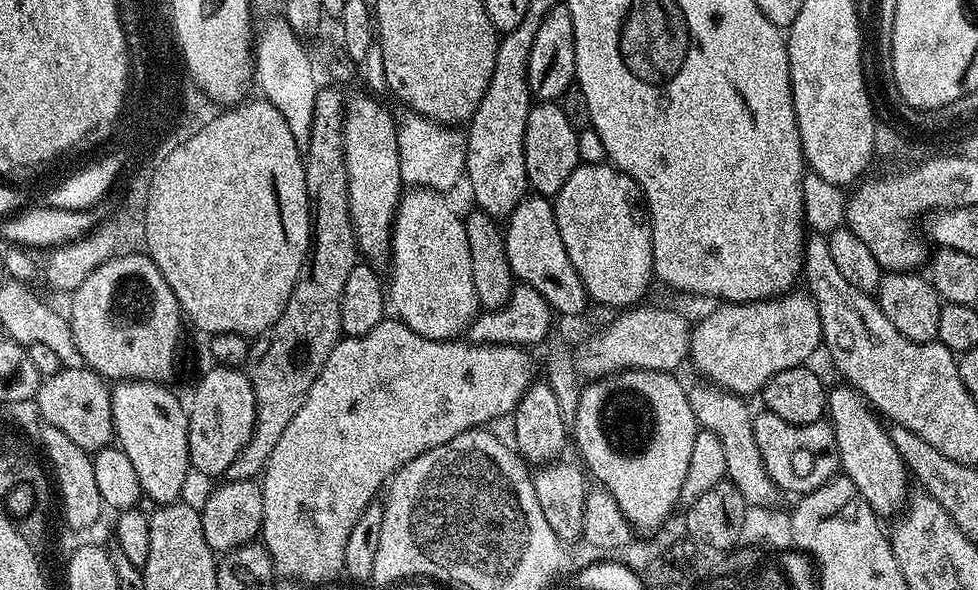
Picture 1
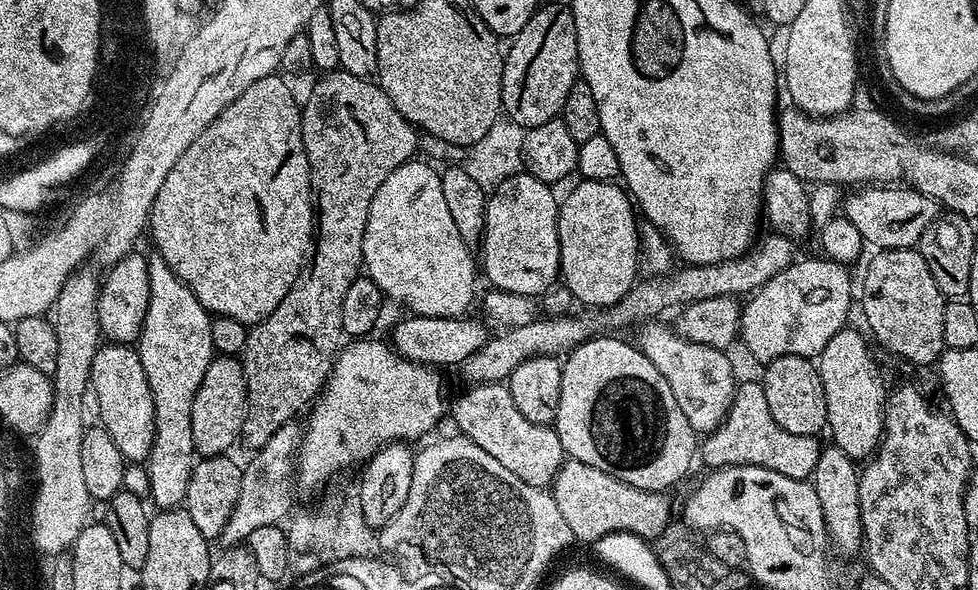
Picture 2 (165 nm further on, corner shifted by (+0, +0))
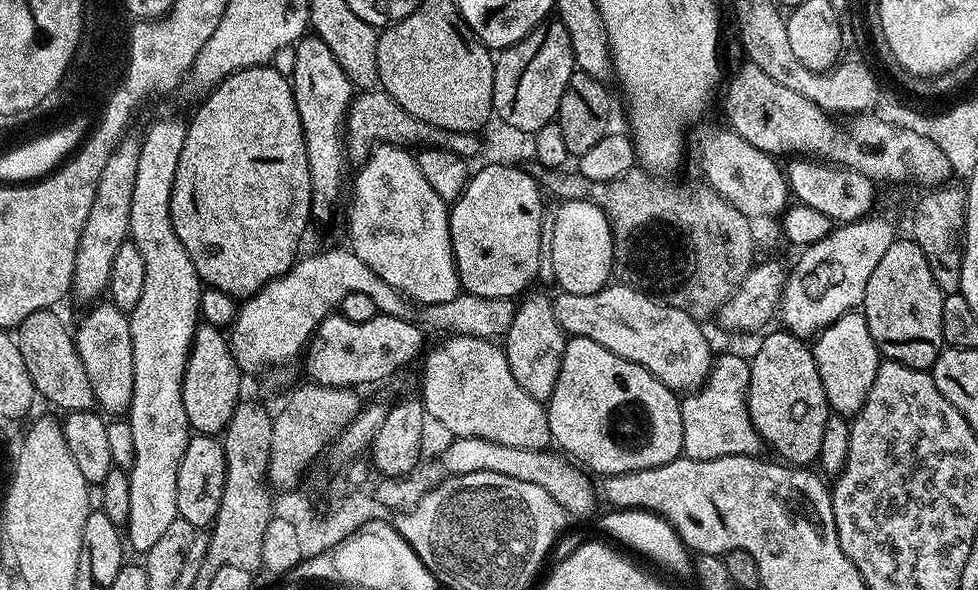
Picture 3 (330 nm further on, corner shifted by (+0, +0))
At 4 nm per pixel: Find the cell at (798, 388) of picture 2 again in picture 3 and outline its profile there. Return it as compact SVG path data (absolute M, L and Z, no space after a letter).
M787 330L772 332L760 344L760 349L750 356L750 380L748 382L748 413L752 425L760 433L760 439L777 452L781 461L792 466L808 466L819 457L822 448L822 430L830 415L826 390L822 390L822 378L812 357L812 349L799 336Z

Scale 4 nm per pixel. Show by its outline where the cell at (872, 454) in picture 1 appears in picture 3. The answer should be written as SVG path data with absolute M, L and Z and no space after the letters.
M856 310L839 316L832 324L820 329L811 349L822 378L822 390L826 390L829 409L837 416L855 417L866 402L866 394L870 394L874 374L878 374L878 366L882 362L882 355L871 337L866 318Z

